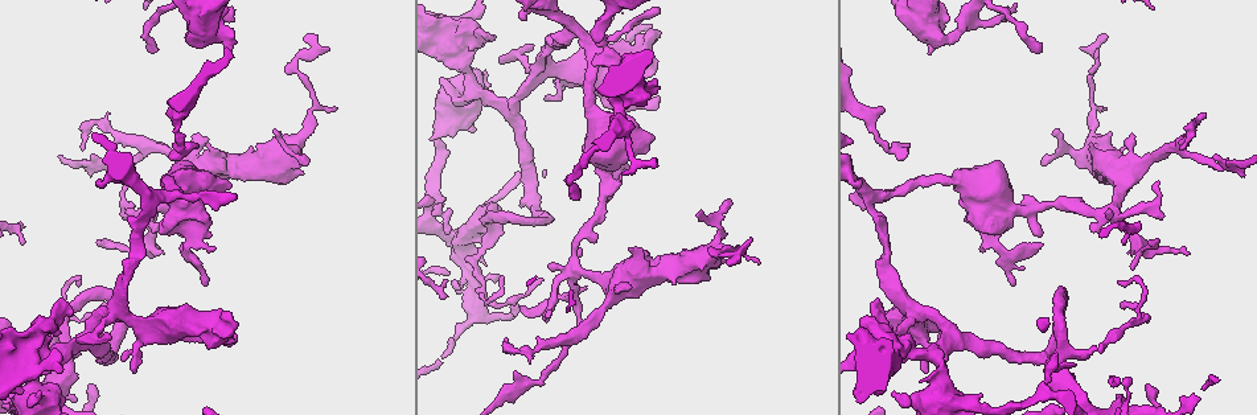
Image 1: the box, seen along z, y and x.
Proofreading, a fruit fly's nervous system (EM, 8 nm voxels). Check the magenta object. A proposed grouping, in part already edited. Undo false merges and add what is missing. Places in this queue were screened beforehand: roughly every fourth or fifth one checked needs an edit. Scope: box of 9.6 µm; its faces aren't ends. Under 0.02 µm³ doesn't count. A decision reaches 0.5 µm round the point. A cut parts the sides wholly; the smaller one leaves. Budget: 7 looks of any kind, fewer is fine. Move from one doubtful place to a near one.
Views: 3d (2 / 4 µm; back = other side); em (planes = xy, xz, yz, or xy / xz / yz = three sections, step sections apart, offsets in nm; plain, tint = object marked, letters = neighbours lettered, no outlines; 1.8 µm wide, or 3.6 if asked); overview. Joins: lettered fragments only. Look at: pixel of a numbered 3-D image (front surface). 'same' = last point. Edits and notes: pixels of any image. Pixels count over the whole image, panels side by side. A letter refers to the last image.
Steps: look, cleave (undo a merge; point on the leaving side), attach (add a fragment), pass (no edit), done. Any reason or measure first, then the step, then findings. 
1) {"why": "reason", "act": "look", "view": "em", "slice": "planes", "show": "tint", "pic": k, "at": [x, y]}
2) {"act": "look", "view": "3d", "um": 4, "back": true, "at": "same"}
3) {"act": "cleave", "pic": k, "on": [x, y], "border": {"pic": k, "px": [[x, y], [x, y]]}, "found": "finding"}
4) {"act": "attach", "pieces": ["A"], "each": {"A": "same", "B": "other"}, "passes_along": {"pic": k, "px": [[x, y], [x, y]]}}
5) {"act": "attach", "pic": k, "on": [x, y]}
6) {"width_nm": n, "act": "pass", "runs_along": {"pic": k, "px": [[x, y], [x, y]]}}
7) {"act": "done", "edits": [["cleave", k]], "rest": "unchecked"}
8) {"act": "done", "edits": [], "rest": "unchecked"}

{"why": "an open end", "act": "look", "view": "3d", "um": 2, "pic": 1, "at": [231, 50]}

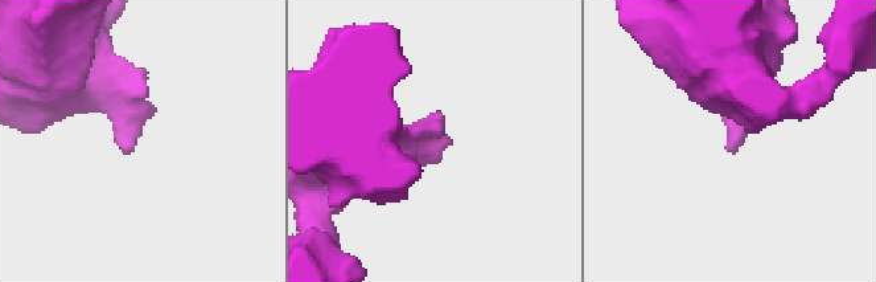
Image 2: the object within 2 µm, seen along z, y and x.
{"act": "look", "view": "em", "slice": "yz", "step": 16, "show": "tint", "pic": 2, "at": [728, 148]}

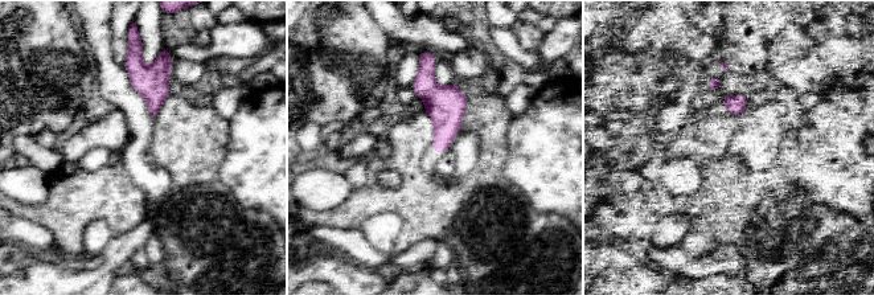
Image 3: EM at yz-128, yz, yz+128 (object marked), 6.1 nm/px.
{"why": "another direction", "act": "look", "view": "em", "slice": "planes", "show": "letters", "at": "same"}

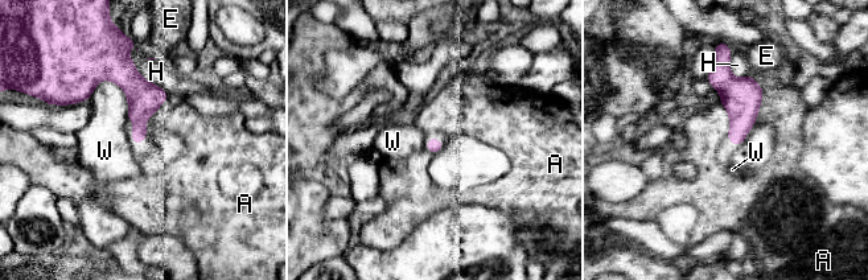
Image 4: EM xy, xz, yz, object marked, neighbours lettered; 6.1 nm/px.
{"longest_contact_nm": ["H", 380], "act": "pass", "each": {"A": "other", "E": "other", "H": "other", "W": "other"}, "border": {"pic": 4, "px": [[720, 103], [728, 140], [739, 145]]}, "found": "none of them fits"}

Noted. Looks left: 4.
{"why": "tapers out", "act": "look", "view": "em", "slice": "planes", "show": "letters", "pic": 1, "at": [307, 164]}

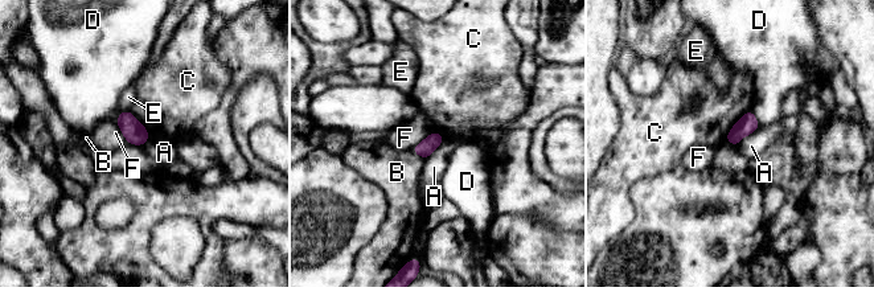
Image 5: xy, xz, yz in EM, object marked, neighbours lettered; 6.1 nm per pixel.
{"longest_contact_nm": ["F", 200], "act": "pass", "each": {"A": "other", "B": "other", "C": "other", "D": "other", "E": "other", "F": "other"}, "found": "no lettered fragment goes on from it"}

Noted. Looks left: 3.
{"why": "abrupt turn", "act": "look", "view": "3d", "um": 2, "back": true, "pic": 1, "at": [539, 219]}

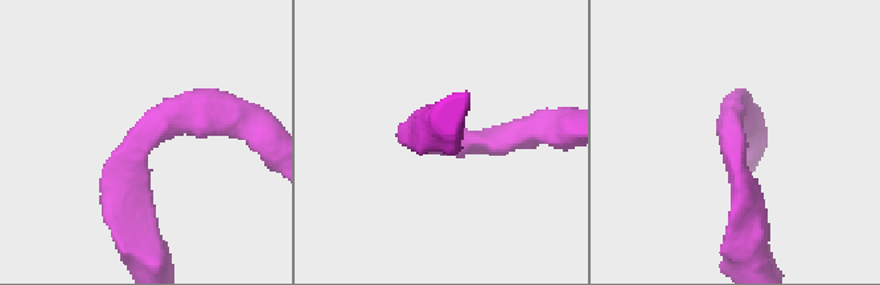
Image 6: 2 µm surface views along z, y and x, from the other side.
{"arm_widths_nm": [220, 280], "act": "look", "view": "em", "slice": "planes", "show": "letters", "pic": 6, "at": [736, 134]}

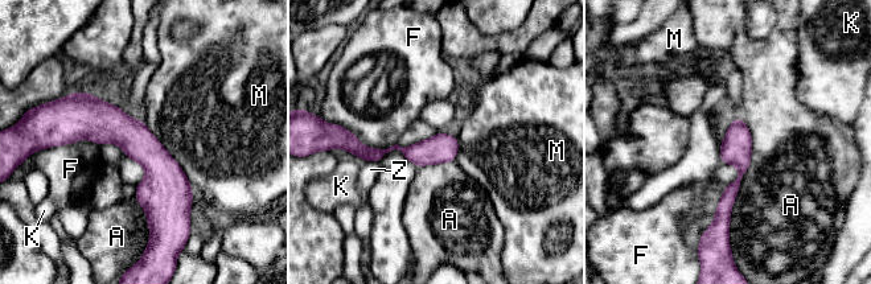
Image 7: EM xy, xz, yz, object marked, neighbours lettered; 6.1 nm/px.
{"act": "pass", "each": {"A": "other", "F": "other", "K": "other", "M": "other", "Z": "other"}, "found": "one cell here"}

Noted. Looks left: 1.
{"act": "done", "edits": [], "rest": "unchecked"}

